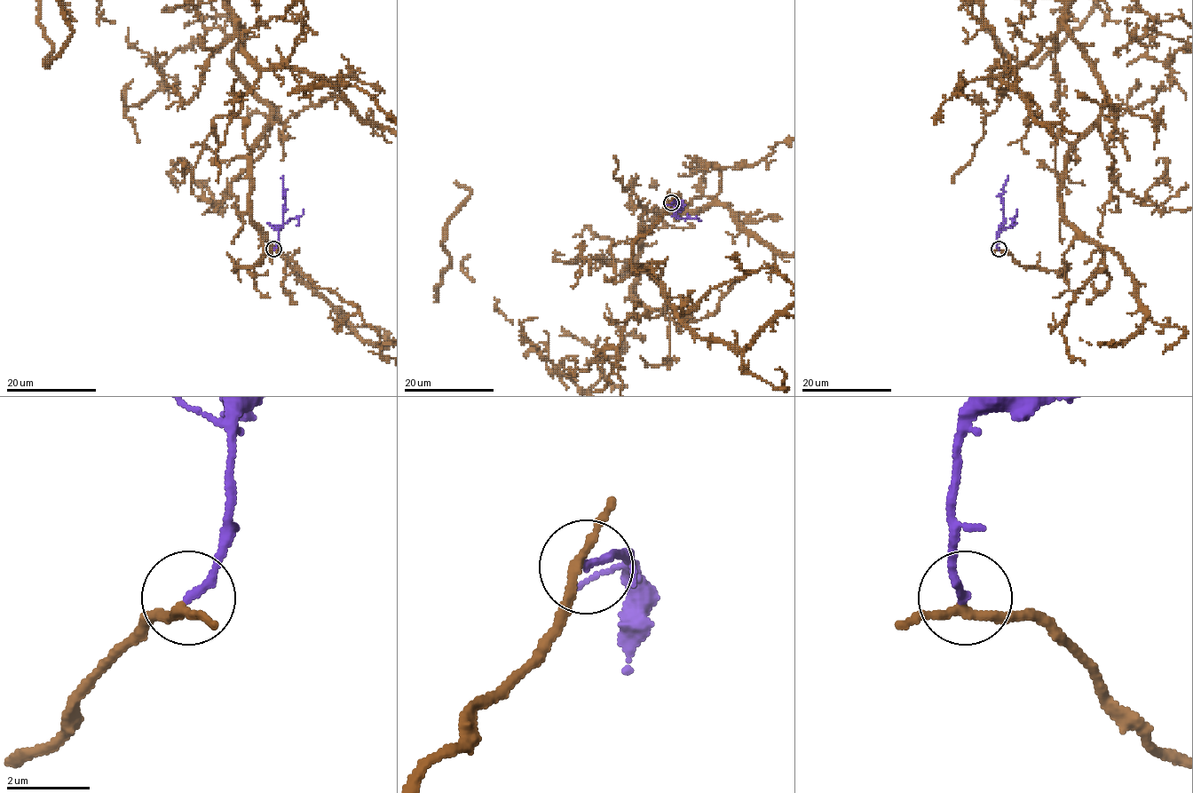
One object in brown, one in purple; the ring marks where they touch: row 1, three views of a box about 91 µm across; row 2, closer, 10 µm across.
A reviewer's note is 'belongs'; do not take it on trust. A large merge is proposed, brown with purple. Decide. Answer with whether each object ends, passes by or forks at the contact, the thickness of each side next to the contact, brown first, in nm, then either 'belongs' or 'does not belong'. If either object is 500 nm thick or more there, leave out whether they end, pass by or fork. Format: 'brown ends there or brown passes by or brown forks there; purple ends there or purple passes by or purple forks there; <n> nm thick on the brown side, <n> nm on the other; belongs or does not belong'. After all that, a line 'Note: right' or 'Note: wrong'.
brown passes by; purple ends there; 200 nm thick on the brown side, 200 nm on the other; belongs
Note: right

